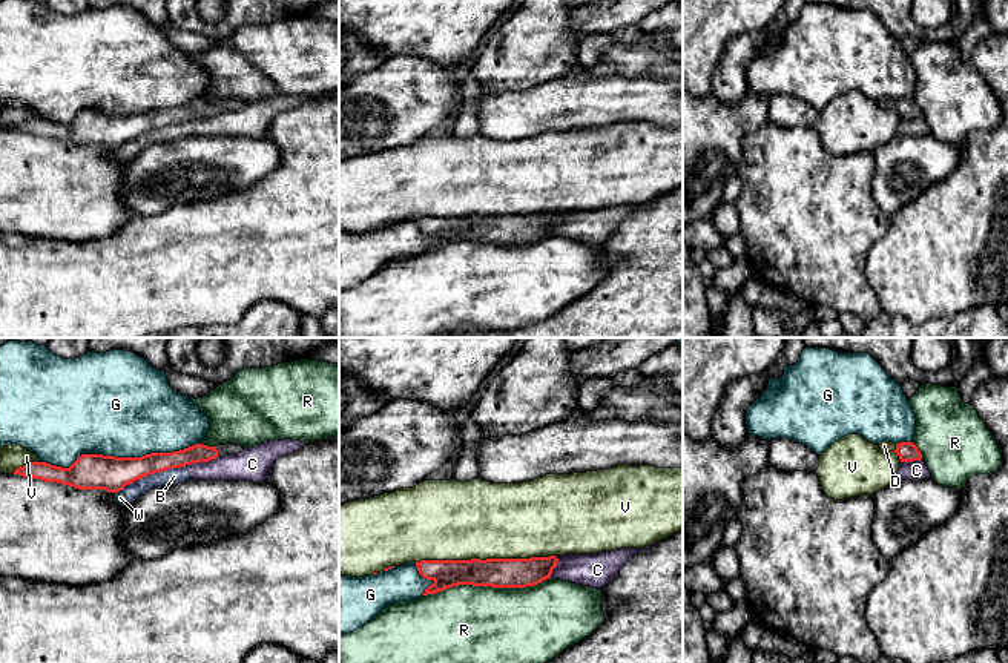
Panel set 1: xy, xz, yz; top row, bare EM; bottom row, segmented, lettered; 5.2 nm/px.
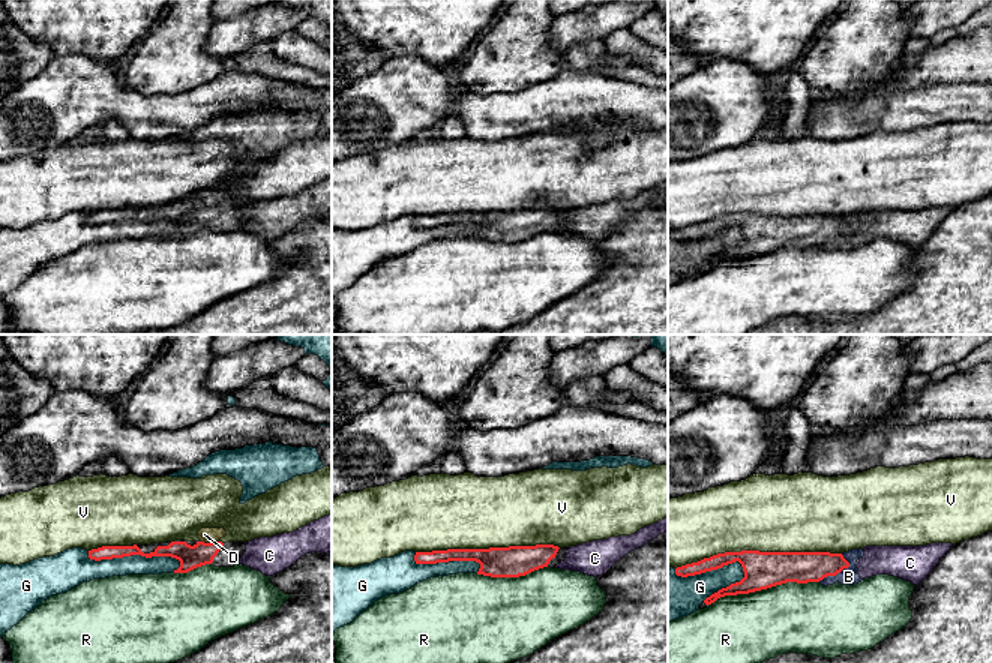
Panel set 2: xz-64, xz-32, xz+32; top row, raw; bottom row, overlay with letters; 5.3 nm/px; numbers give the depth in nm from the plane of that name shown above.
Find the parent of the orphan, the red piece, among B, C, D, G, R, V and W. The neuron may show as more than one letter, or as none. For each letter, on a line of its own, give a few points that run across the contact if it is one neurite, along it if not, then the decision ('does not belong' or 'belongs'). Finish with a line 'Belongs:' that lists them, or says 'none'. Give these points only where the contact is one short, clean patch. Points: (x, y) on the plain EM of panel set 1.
B: does not belong
C: line xy (217, 112), (187, 122); does not belong
D: line yz (907, 108), (896, 103), (884, 102); belongs
G: does not belong
R: does not belong
V: does not belong
W: does not belong
Belongs: D

